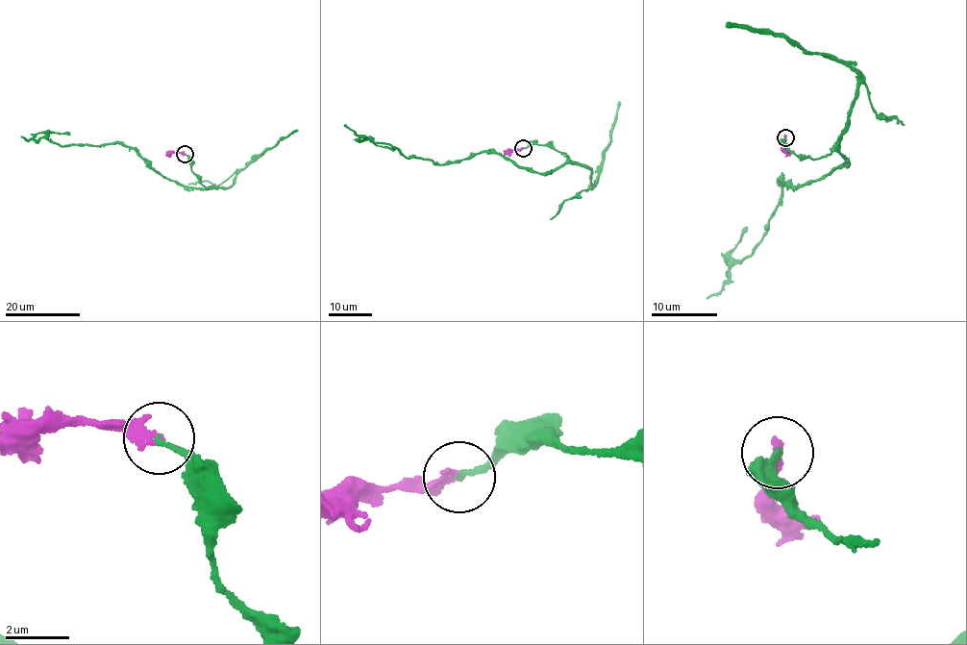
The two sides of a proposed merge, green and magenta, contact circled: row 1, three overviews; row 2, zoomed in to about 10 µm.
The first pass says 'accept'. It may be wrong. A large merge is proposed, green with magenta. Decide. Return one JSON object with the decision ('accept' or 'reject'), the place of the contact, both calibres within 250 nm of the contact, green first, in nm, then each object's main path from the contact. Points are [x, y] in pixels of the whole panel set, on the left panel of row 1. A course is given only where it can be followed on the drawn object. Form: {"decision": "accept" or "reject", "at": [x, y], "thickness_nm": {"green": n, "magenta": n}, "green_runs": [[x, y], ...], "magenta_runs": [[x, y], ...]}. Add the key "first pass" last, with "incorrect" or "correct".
{"decision": "accept", "at": [185, 154], "thickness_nm": {"green": 190, "magenta": 240}, "green_runs": [[185, 154], [208, 188], [163, 178], [135, 150], [120, 144], [61, 146], [40, 136], [21, 136]], "magenta_runs": [[185, 154], [171, 152], [165, 155]], "first pass": "correct"}

